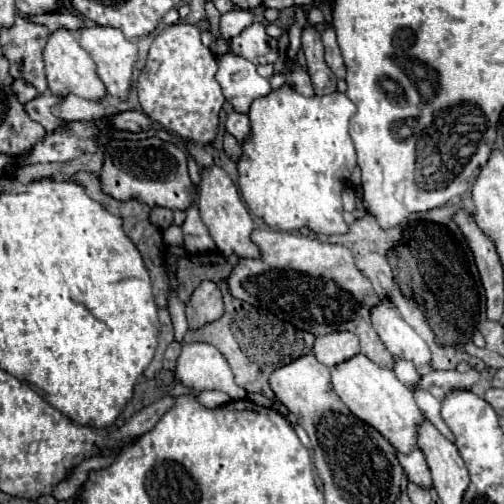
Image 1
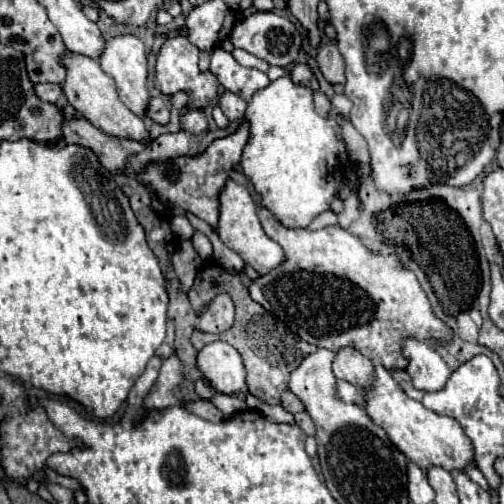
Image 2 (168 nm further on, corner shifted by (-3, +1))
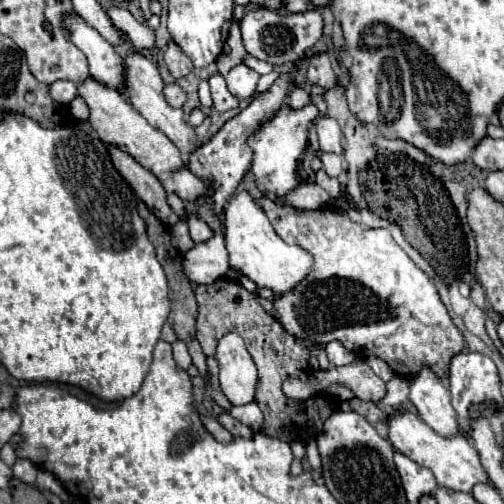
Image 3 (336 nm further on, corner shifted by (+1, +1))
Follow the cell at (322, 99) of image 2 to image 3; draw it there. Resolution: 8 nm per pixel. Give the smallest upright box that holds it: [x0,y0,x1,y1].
[318,116,342,154]

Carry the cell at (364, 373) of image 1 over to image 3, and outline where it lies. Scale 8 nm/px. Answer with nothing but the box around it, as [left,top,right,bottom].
[388,412,488,492]

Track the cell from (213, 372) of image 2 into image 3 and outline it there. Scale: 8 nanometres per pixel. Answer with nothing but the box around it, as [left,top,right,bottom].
[216,332,258,404]

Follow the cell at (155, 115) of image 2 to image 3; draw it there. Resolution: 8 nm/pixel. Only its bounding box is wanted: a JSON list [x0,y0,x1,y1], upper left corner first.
[164,84,186,108]

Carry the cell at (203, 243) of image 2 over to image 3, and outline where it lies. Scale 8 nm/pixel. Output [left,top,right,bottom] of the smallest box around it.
[188,212,214,244]

